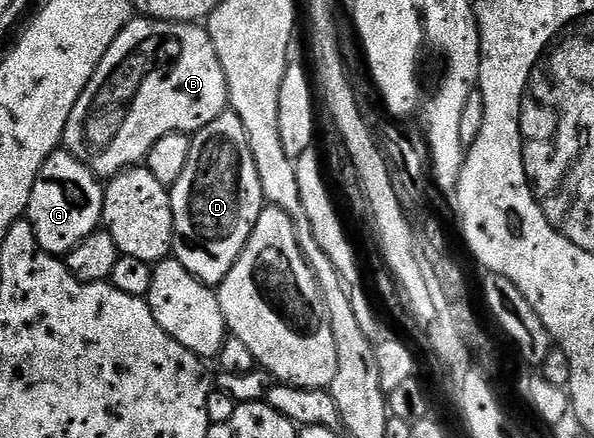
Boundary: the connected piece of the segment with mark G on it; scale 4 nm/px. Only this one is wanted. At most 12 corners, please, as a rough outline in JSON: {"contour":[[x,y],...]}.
{"contour":[[66,148],[37,172],[25,215],[66,256],[100,229],[100,179]]}

